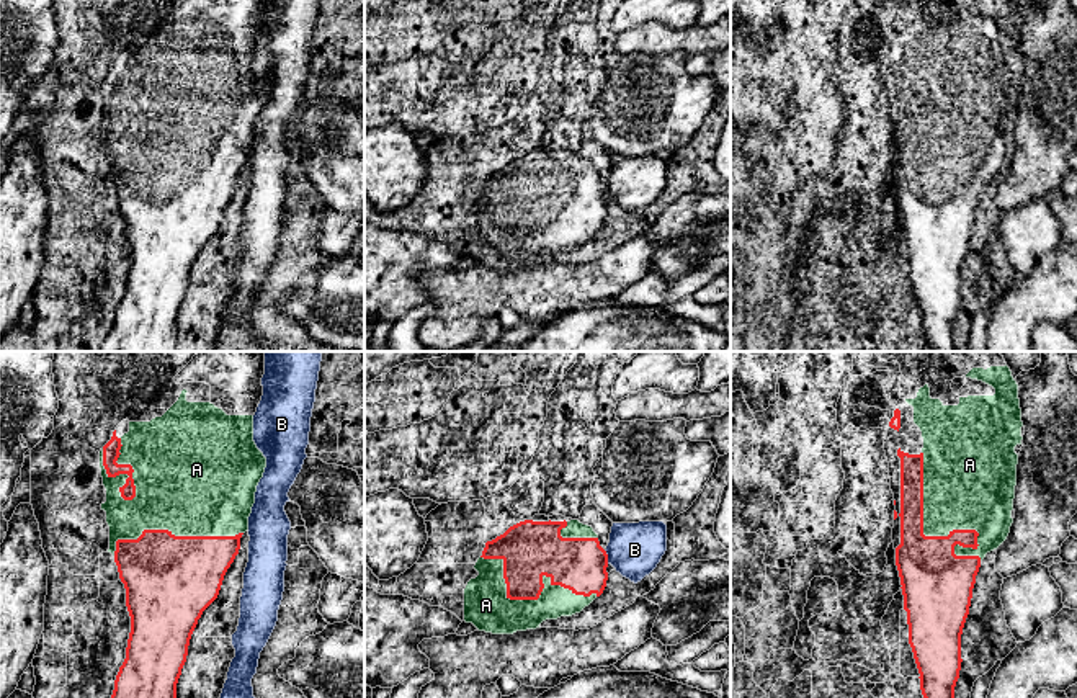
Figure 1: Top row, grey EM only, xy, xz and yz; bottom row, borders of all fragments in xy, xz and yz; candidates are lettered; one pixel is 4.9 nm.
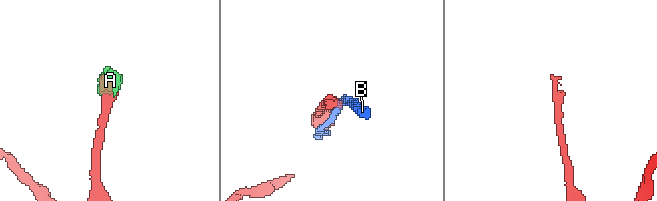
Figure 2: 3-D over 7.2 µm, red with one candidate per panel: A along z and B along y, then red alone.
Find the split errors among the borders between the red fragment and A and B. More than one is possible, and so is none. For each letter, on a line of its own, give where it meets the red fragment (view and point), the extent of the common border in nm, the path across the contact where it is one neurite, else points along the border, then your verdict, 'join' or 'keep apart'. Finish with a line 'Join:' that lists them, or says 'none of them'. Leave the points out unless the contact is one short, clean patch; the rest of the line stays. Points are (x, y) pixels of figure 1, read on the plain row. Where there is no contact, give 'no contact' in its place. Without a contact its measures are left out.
A: yz (943, 170) | 600 nm | join
B: xz (607, 190) | 80 nm | keep apart
Join: A

